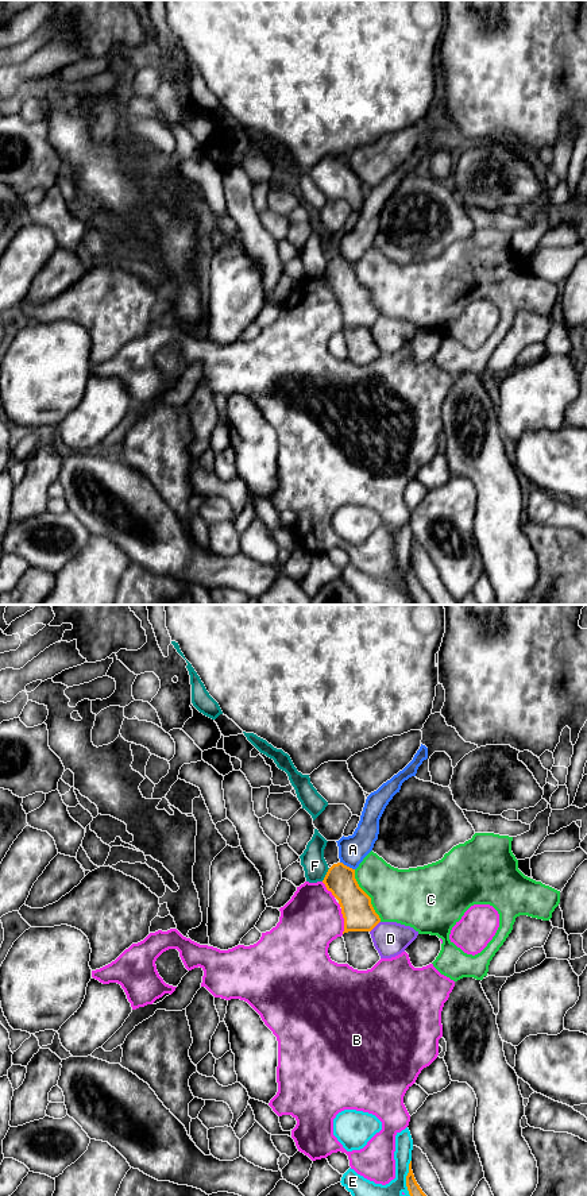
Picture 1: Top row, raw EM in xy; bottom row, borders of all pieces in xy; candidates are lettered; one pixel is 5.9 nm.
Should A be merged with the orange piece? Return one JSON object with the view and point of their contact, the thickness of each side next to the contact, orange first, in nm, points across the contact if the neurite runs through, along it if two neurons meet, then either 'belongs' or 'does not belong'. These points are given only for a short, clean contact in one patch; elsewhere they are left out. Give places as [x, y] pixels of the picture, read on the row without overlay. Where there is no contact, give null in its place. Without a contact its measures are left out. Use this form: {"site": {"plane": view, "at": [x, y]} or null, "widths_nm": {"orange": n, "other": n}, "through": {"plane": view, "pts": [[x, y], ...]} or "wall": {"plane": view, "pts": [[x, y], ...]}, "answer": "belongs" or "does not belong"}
{"site": {"plane": "xy", "at": [346, 261]}, "widths_nm": {"orange": 180, "other": 170}, "wall": {"plane": "xy", "pts": [[340, 257], [354, 265]]}, "answer": "does not belong"}

